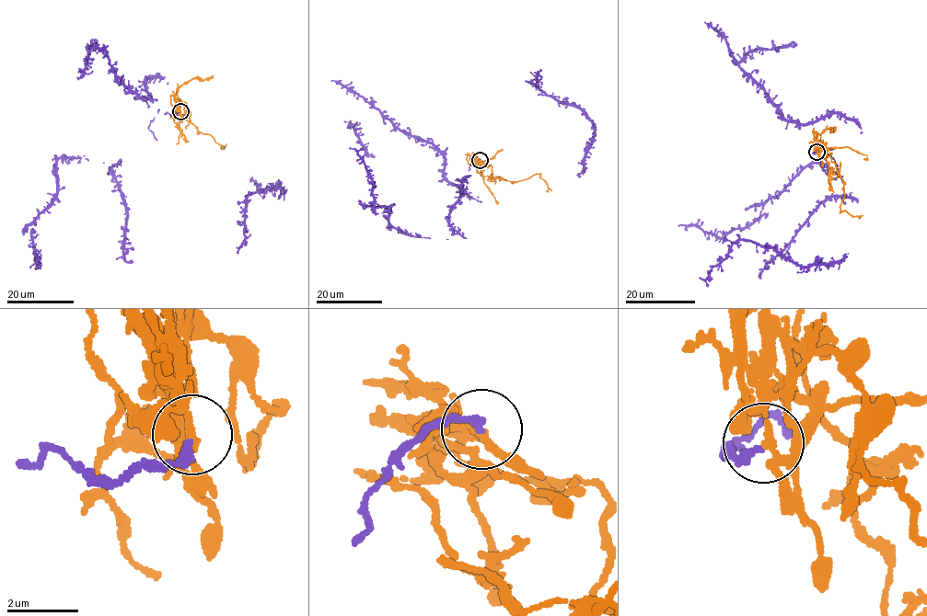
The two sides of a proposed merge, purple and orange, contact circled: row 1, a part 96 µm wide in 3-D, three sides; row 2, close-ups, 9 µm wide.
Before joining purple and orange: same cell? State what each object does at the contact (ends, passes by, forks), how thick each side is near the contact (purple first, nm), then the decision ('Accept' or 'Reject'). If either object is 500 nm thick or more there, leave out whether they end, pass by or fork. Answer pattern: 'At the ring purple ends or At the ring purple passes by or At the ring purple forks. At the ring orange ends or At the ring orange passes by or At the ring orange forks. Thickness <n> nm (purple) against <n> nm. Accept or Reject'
At the ring purple ends. At the ring orange passes by. Thickness 220 nm (purple) against 190 nm. Reject

